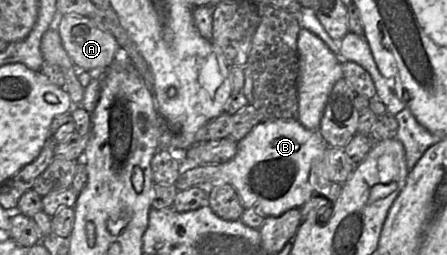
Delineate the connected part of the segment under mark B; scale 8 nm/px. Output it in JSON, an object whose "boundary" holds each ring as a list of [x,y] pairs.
{"boundary":[[[298,120],[262,121],[238,142],[234,158],[222,164],[199,165],[183,171],[175,187],[178,191],[199,187],[210,192],[216,185],[229,184],[236,190],[244,209],[253,208],[265,217],[278,217],[290,209],[301,208],[312,195],[330,185],[326,167],[327,148],[319,131],[305,128]]]}

